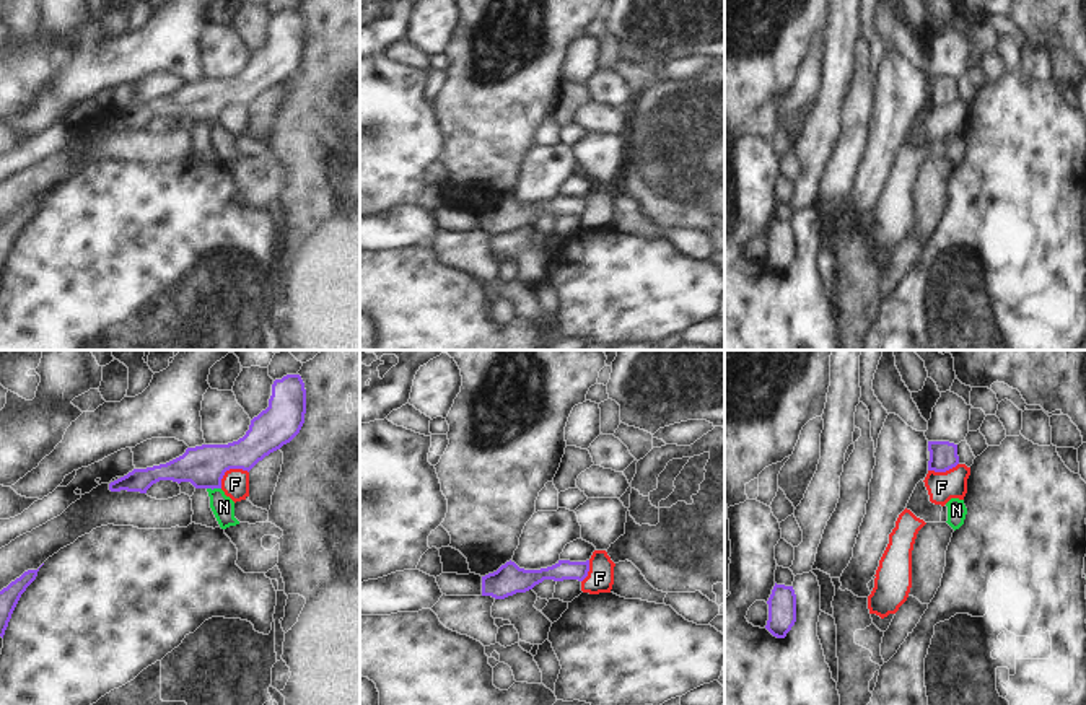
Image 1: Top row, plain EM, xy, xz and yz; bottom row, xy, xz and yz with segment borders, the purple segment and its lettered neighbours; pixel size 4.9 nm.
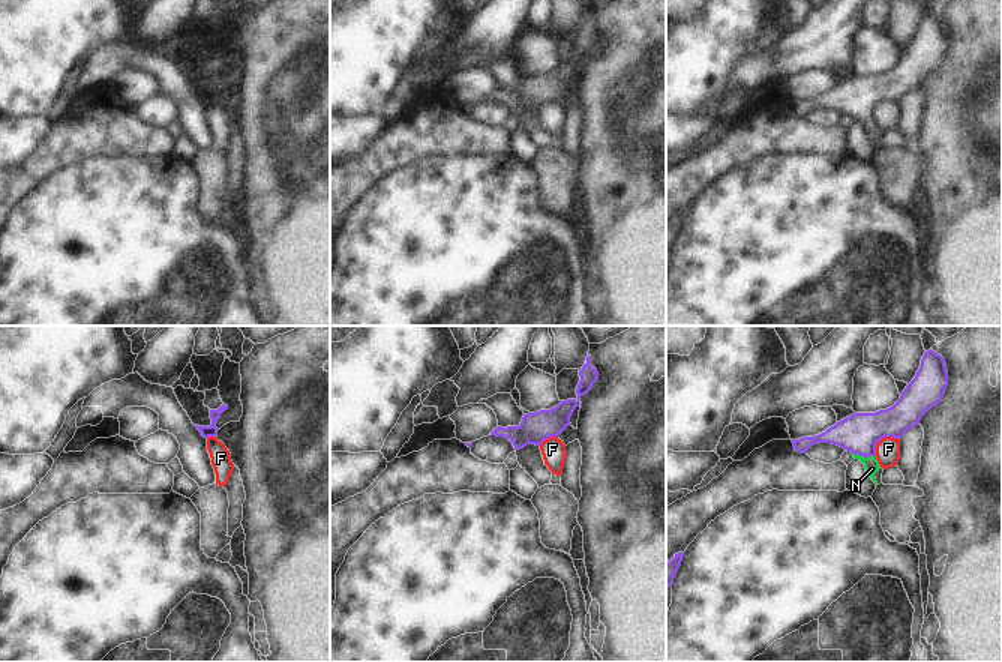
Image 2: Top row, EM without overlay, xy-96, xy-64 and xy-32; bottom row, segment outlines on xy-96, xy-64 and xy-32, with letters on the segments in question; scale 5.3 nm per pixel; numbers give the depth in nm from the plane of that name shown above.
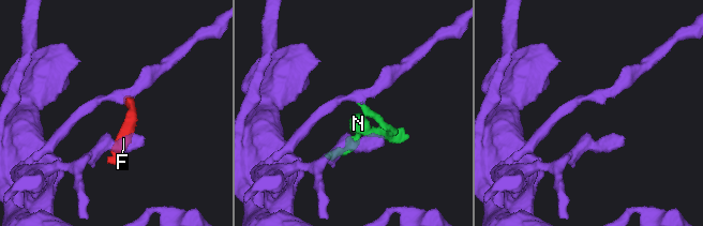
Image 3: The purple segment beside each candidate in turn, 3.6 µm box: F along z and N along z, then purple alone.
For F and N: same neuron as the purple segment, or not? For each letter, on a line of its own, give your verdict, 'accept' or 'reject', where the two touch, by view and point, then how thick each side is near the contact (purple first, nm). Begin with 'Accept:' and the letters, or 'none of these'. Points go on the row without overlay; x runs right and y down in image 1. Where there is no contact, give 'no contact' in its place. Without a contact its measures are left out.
Accept: N
F: reject; meets purple in xy at (228, 105); 220 nm thick on the purple side, 140 nm on the other
N: accept; meets purple in xy at (214, 122); 220 nm thick on the purple side, 110 nm on the other

